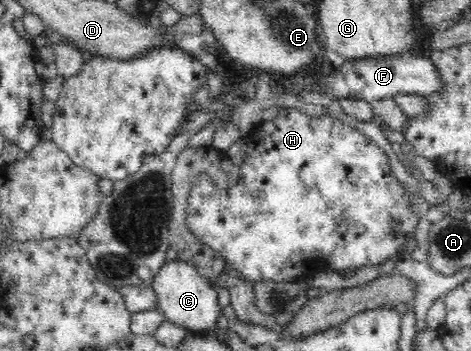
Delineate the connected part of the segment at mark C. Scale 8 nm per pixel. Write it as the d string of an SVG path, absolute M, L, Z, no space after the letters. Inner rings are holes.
M176 258L171 261L164 261L158 273L154 275L151 284L154 294L160 305L165 319L185 330L195 333L209 333L217 325L217 321L223 320L222 309L218 305L218 293L207 278L200 275L198 270L187 261Z

